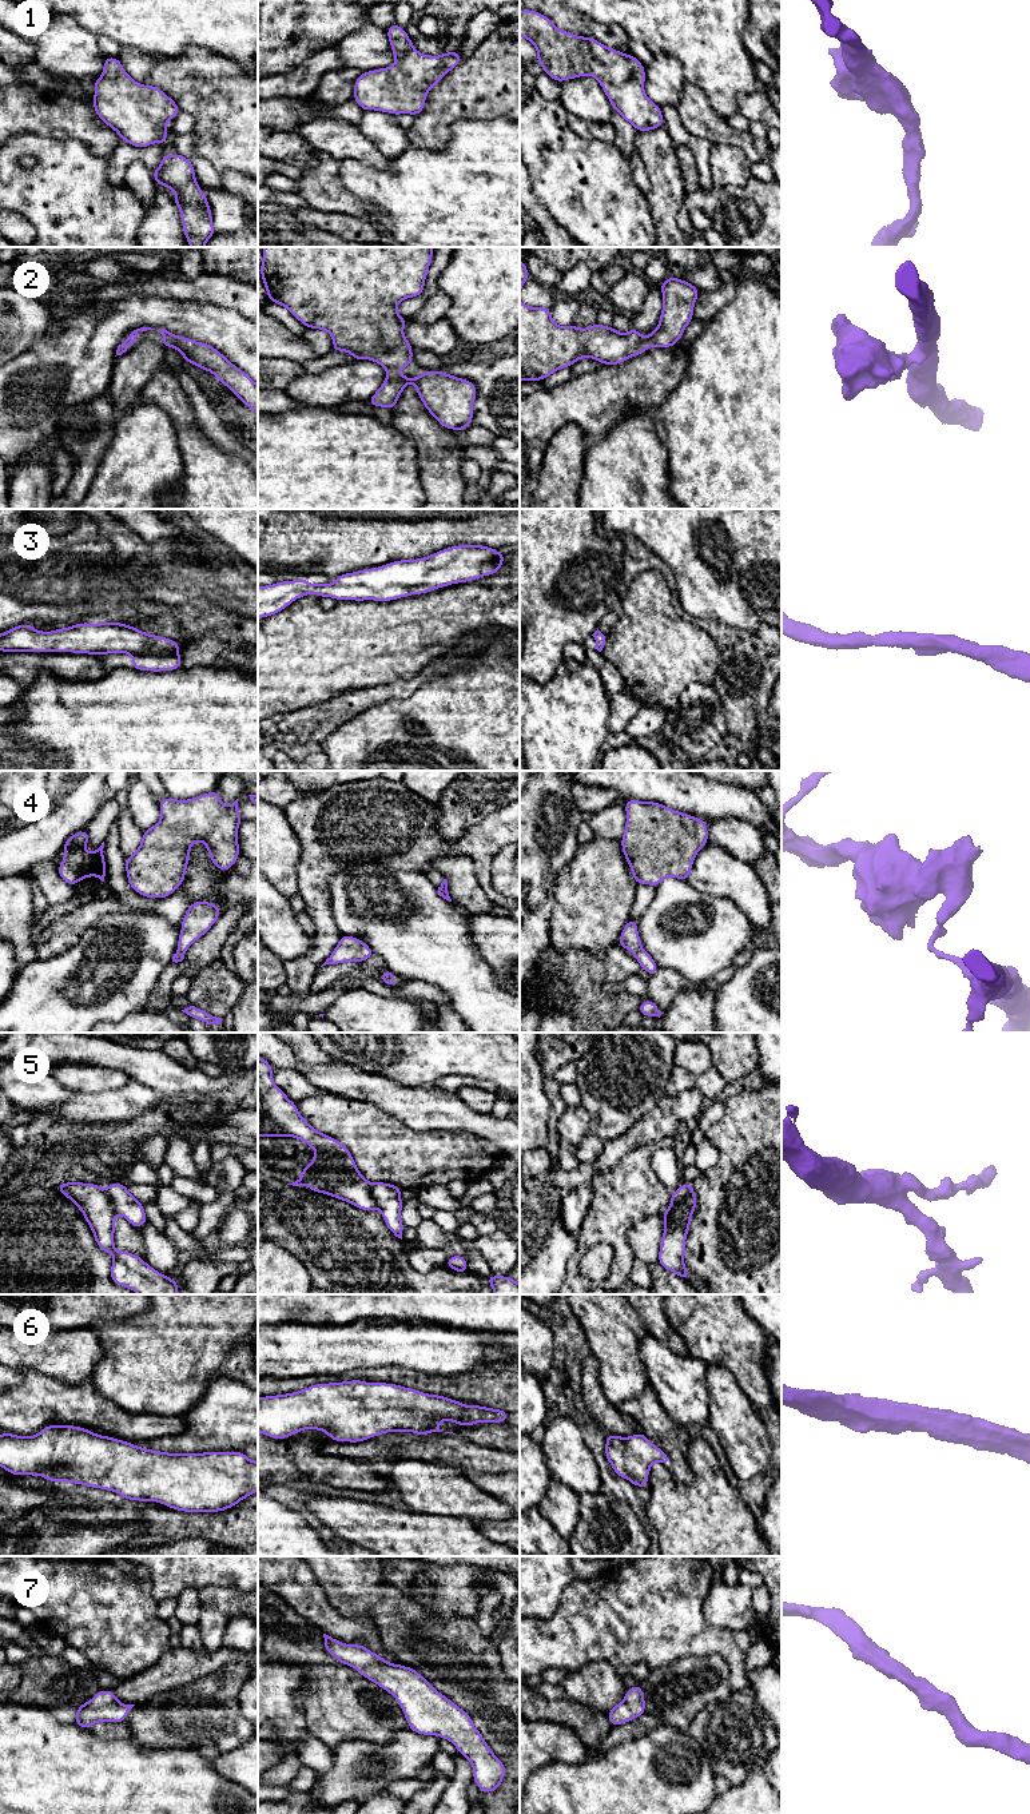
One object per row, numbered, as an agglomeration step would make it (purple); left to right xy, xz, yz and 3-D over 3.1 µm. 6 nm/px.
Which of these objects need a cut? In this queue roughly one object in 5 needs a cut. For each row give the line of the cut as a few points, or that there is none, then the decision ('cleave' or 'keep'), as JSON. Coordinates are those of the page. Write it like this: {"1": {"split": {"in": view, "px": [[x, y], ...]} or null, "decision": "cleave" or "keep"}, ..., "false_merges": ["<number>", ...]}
{"1": {"split": null, "decision": "keep"}, "2": {"split": null, "decision": "keep"}, "3": {"split": null, "decision": "keep"}, "4": {"split": {"in": "yz", "px": [[641, 949], [633, 954]]}, "decision": "cleave"}, "5": {"split": {"in": "yz", "px": [[694, 1193], [681, 1204], [671, 1205]]}, "decision": "cleave"}, "6": {"split": null, "decision": "keep"}, "7": {"split": null, "decision": "keep"}, "false_merges": ["4", "5"]}

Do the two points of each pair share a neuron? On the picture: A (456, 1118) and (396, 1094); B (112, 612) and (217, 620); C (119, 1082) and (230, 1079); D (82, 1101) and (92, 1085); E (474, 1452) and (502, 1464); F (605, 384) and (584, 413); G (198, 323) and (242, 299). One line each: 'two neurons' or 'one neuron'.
A: one neuron
B: two neurons
C: two neurons
D: two neurons
E: one neuron
F: one neuron
G: two neurons

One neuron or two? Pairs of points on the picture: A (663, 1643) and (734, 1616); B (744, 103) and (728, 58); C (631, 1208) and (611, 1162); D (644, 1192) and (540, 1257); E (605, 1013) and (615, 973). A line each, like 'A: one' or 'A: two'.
A: two
B: two
C: two
D: two
E: two

